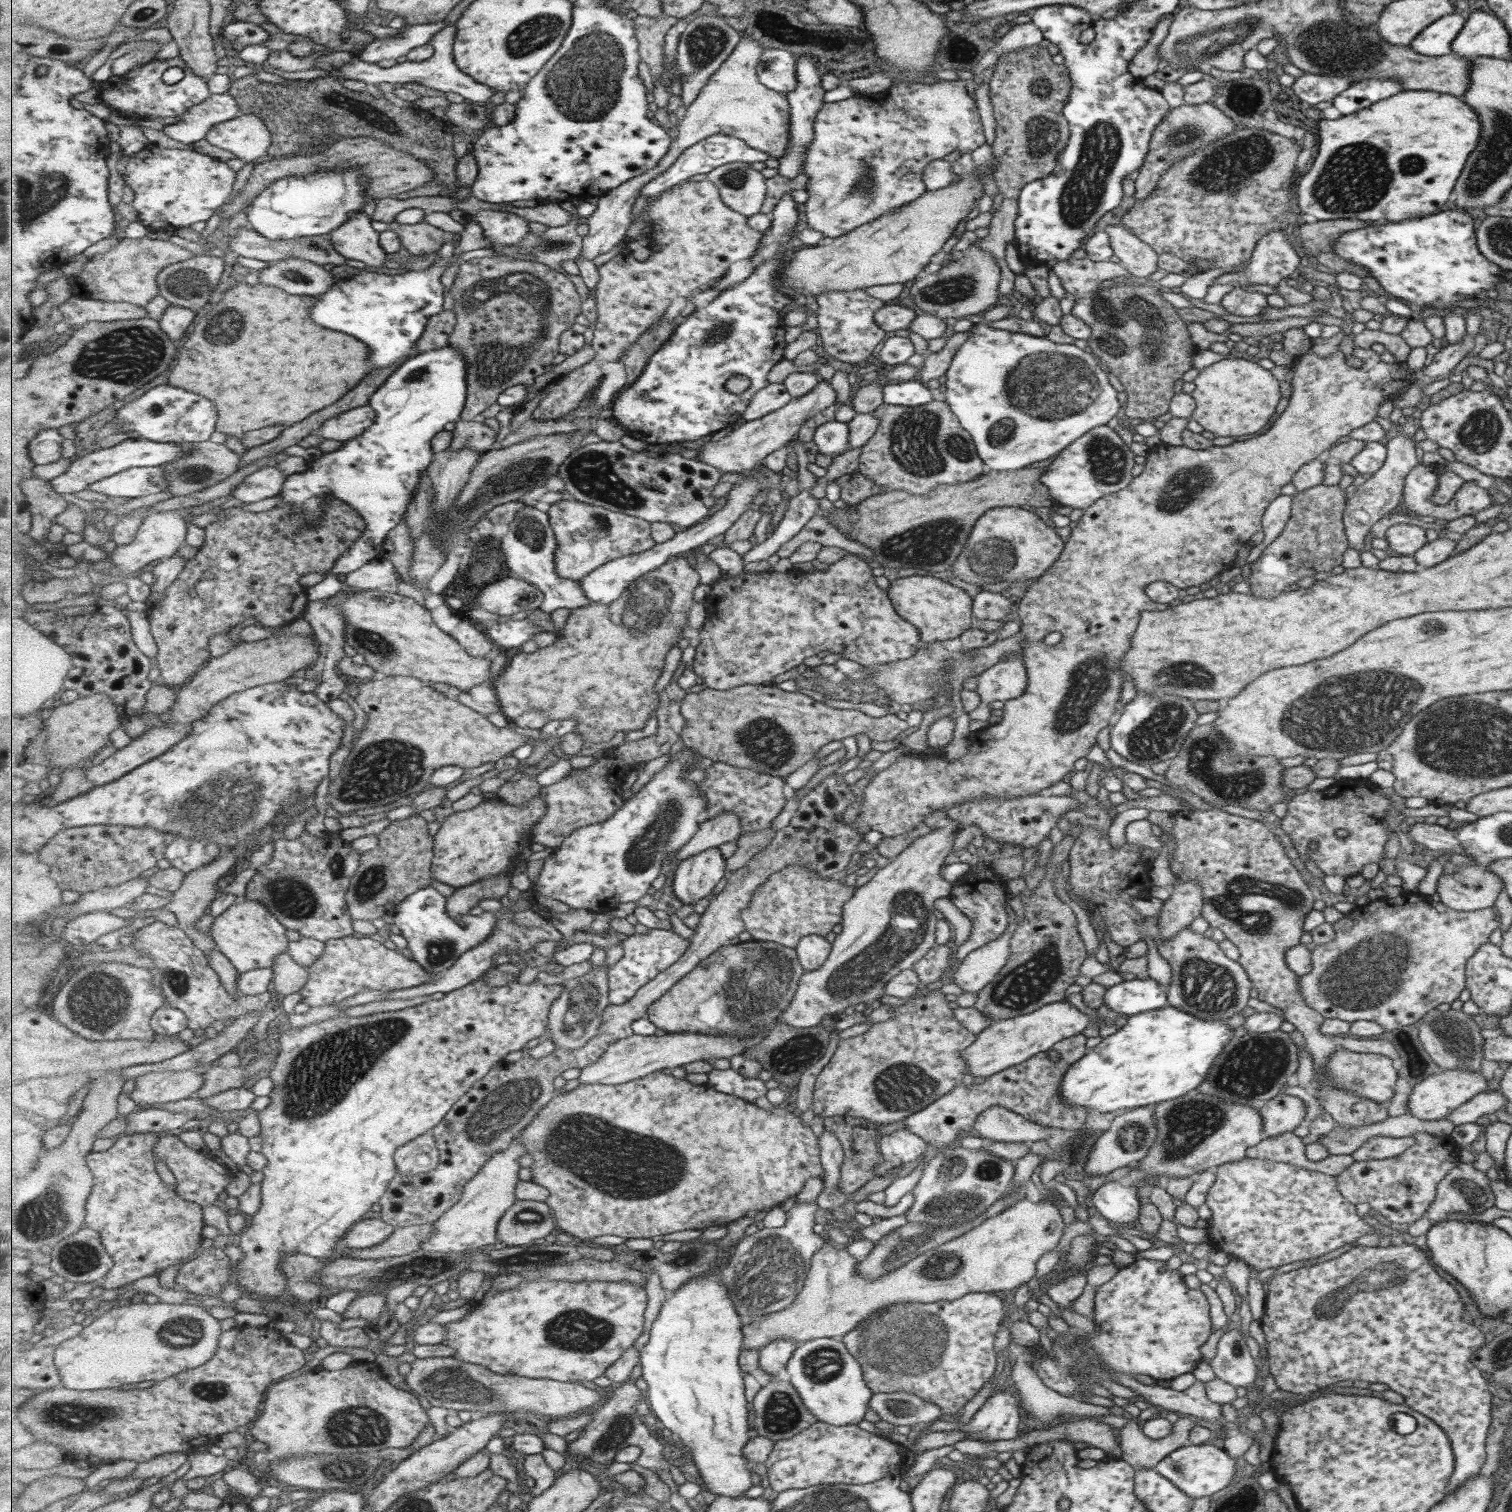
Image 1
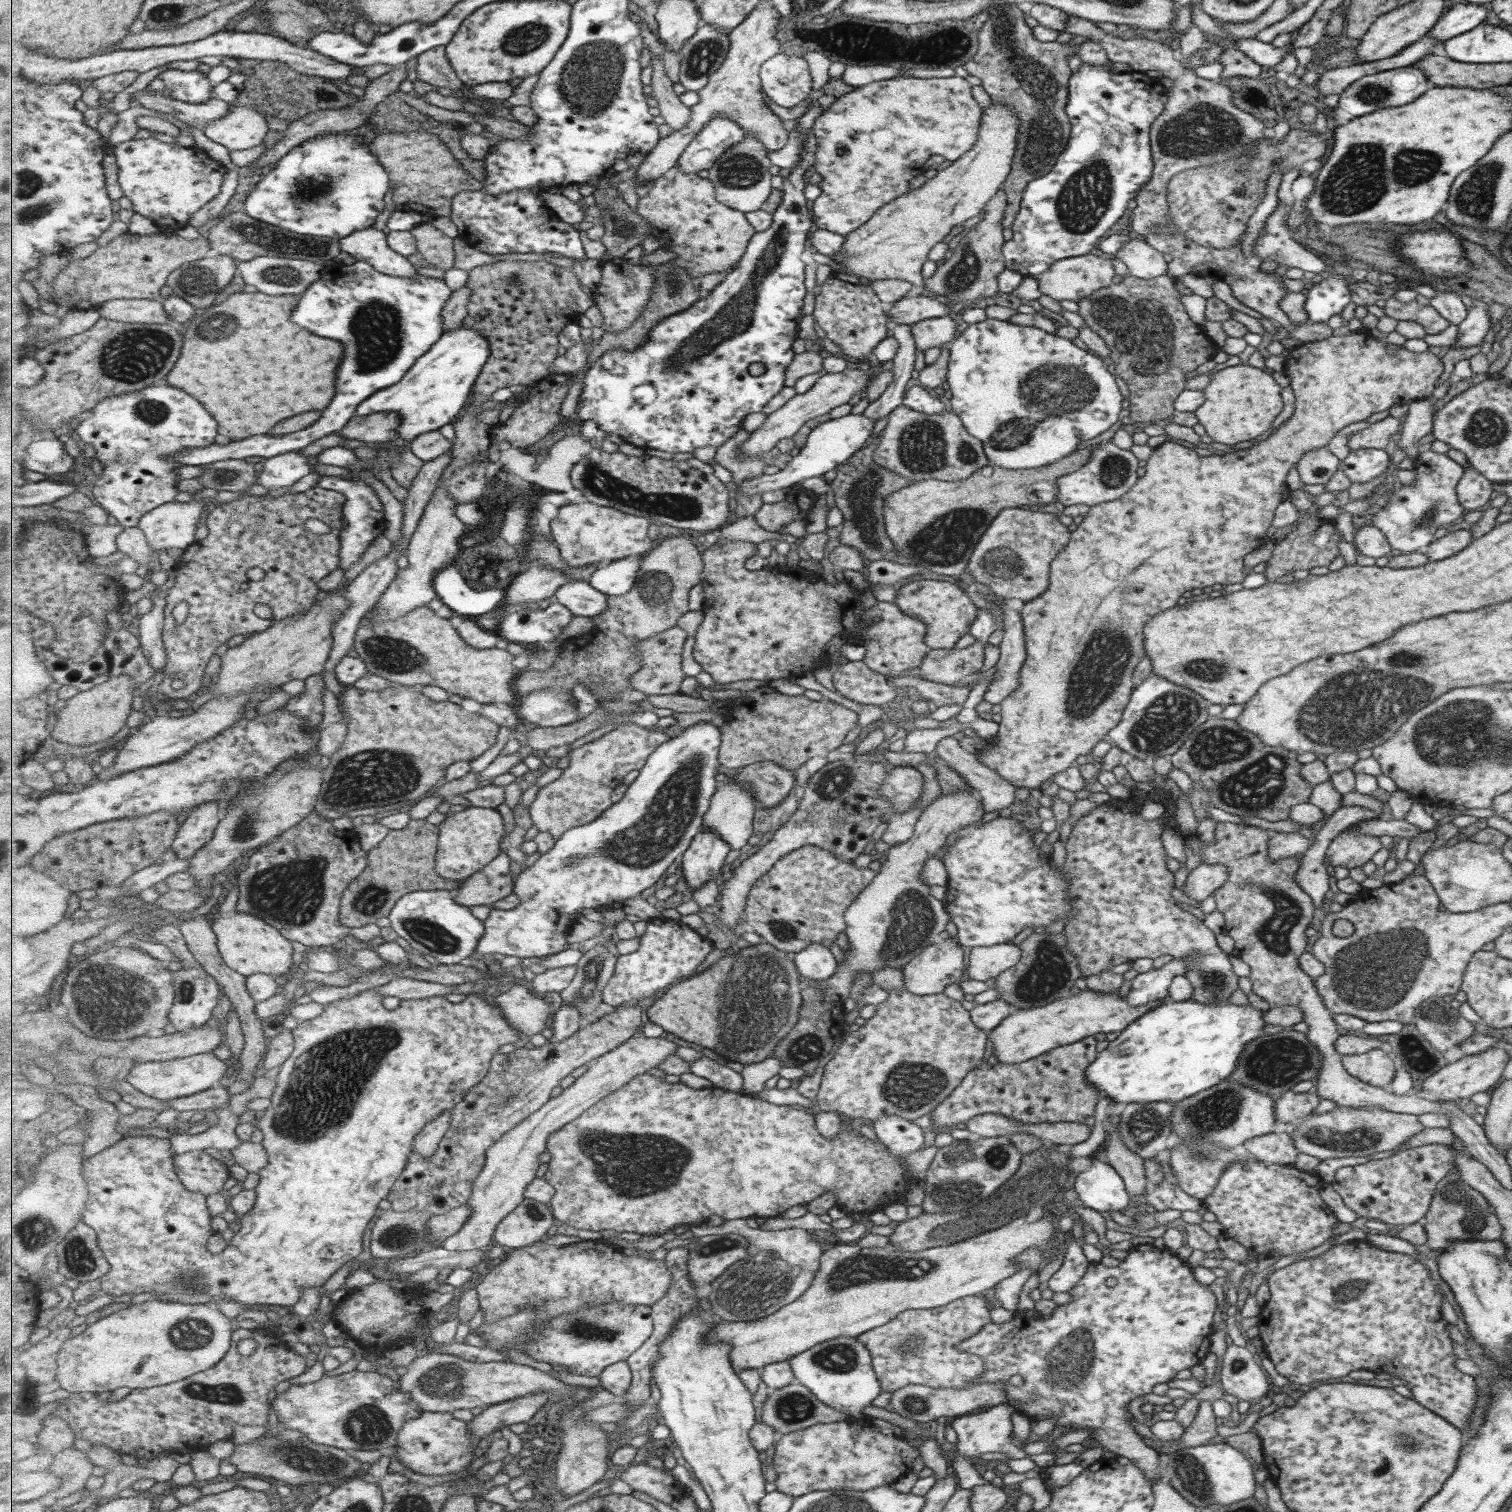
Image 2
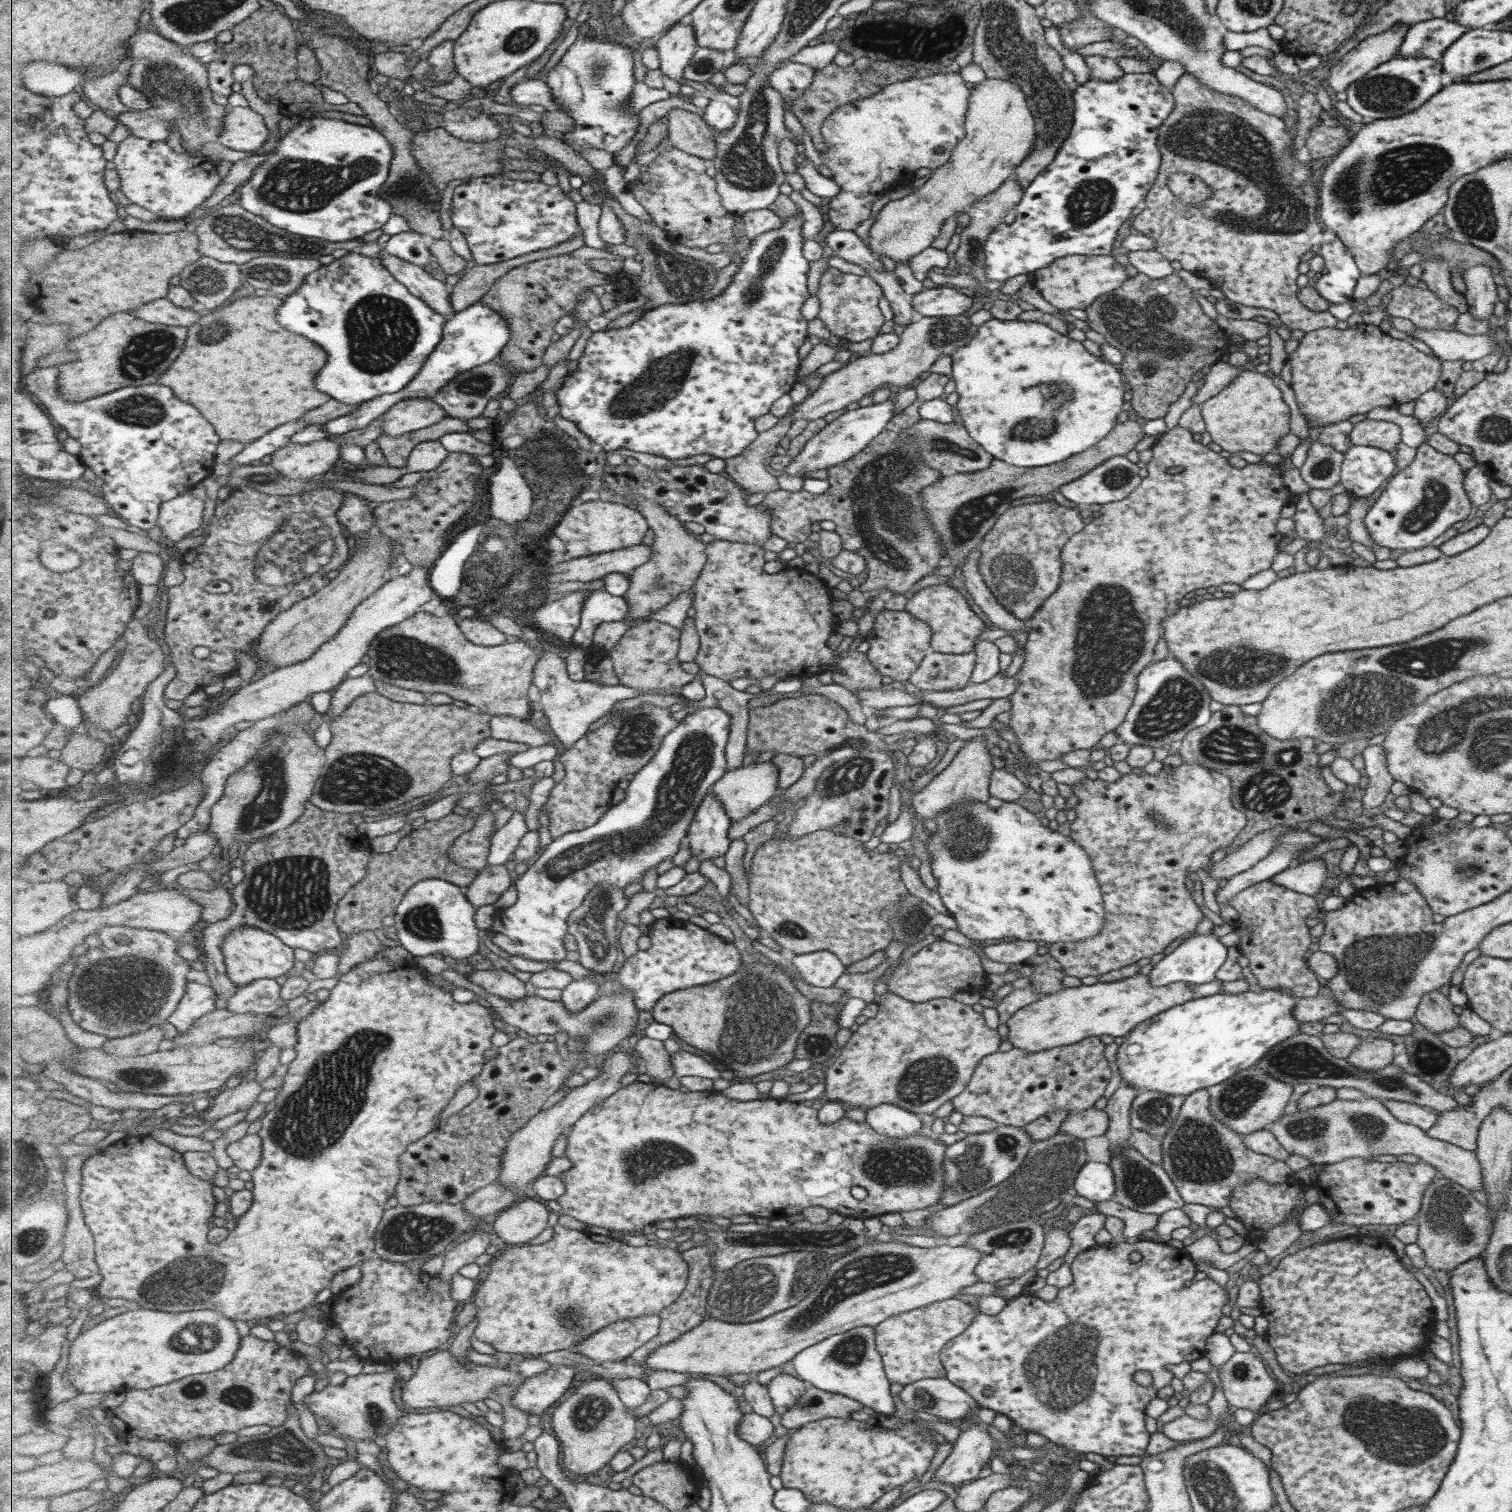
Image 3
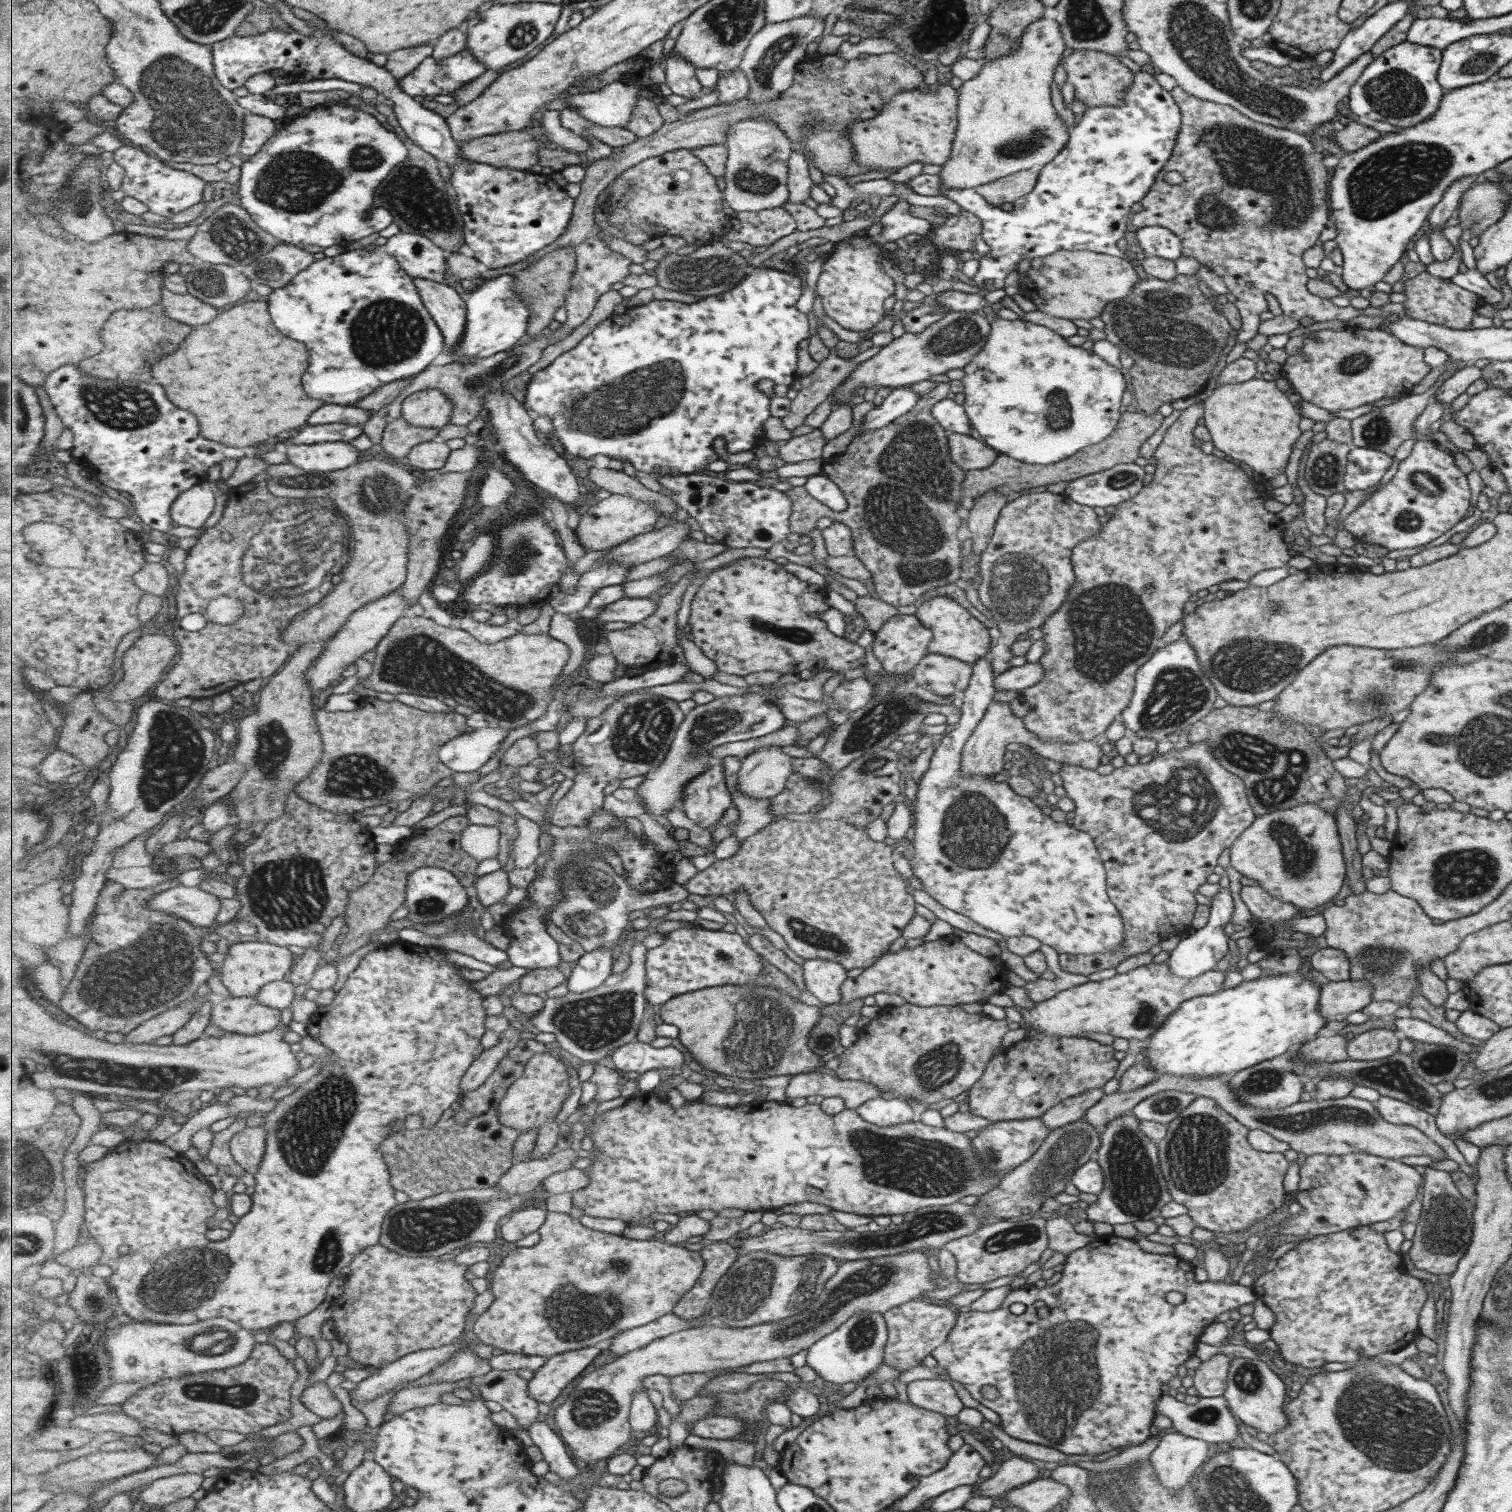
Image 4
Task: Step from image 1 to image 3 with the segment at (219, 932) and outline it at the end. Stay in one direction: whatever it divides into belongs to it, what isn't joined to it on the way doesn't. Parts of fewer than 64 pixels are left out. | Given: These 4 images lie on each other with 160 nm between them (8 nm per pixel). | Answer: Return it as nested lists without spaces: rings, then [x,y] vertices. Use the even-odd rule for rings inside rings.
[[[254,926],[236,928],[226,937],[222,946],[222,953],[227,968],[227,976],[237,987],[249,986],[255,980],[265,978],[286,978],[287,973],[295,966],[293,947],[285,944],[278,936]]]

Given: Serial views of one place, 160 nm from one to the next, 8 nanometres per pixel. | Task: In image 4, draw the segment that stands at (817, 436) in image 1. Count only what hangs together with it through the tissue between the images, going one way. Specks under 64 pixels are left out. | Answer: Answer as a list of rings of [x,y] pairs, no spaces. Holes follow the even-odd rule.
[[[910,385],[893,389],[878,405],[863,416],[863,422],[854,437],[867,431],[875,431],[887,426],[914,407],[918,395],[911,391]]]

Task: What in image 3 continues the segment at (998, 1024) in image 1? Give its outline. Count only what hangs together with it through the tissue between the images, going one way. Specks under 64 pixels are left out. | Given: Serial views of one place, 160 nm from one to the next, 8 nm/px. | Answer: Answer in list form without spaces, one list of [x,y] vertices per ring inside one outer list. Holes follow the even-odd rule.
[[[1135,974],[1118,982],[1098,982],[1091,986],[1062,988],[1047,997],[1019,1008],[1009,1016],[1007,1041],[1013,1048],[1027,1053],[1037,1053],[1046,1049],[1074,1044],[1088,1037],[1107,1035],[1123,1037],[1139,1023],[1153,1016],[1193,1000],[1191,984],[1170,983],[1166,986],[1151,987],[1149,976]]]

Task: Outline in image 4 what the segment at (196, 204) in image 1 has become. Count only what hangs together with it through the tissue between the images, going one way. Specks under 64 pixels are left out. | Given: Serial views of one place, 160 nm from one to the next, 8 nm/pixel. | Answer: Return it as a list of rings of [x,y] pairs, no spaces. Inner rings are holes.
[[[123,144],[122,148],[114,152],[114,161],[125,169],[121,188],[125,196],[144,202],[155,214],[171,218],[203,200],[203,192],[207,186],[205,180],[191,172],[171,168],[161,160],[149,156],[143,149],[139,150],[135,146]]]

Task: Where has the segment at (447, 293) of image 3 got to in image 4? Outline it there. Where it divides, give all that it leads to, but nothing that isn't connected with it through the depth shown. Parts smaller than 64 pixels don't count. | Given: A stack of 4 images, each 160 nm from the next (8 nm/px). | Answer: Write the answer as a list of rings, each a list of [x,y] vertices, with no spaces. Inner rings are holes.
[[[413,278],[423,297],[424,305],[444,332],[446,348],[449,352],[464,342],[467,334],[468,304],[465,297],[455,288],[426,278]]]

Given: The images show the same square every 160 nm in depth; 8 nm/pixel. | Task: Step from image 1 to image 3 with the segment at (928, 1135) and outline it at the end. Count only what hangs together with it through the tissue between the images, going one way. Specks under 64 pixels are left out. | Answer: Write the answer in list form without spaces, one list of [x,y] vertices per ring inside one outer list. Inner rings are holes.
[[[1088,1037],[1074,1044],[1037,1053],[1012,1048],[1007,1052],[997,1051],[989,1054],[977,1063],[965,1088],[952,1098],[953,1112],[960,1113],[962,1117],[984,1117],[997,1125],[1013,1128],[1024,1127],[1037,1118],[1055,1111],[1065,1111],[1067,1114],[1083,1113],[1101,1098],[1107,1080],[1113,1072],[1111,1063],[1103,1057],[1104,1048],[1105,1045],[1099,1038]]]

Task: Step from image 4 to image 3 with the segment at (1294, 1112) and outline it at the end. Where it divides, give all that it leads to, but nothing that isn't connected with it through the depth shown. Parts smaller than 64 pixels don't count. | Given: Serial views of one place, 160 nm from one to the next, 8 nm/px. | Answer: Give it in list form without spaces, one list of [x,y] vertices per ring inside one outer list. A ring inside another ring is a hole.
[[[1363,1097],[1354,1100],[1334,1099],[1331,1103],[1320,1105],[1293,1114],[1283,1114],[1266,1127],[1274,1134],[1277,1142],[1290,1154],[1306,1158],[1311,1164],[1339,1162],[1347,1158],[1366,1158],[1379,1154],[1413,1154],[1430,1164],[1439,1177],[1445,1177],[1462,1187],[1481,1192],[1481,1167],[1474,1151],[1468,1151],[1454,1144],[1427,1136],[1424,1130],[1412,1124],[1394,1119],[1386,1111],[1382,1099]],[[1093,1107],[1083,1113],[1069,1113],[1058,1126],[1057,1133],[1067,1134],[1072,1138],[1085,1140],[1092,1136],[1101,1136],[1108,1127],[1109,1119],[1103,1110]]]

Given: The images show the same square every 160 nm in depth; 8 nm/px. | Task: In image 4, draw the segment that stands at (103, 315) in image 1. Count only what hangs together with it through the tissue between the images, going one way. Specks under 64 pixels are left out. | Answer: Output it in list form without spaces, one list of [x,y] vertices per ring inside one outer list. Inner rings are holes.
[[[164,290],[162,293],[162,306],[164,313],[173,320],[178,320],[191,326],[201,326],[213,322],[219,313],[219,307],[215,307],[198,300],[190,293],[177,294],[172,290]]]

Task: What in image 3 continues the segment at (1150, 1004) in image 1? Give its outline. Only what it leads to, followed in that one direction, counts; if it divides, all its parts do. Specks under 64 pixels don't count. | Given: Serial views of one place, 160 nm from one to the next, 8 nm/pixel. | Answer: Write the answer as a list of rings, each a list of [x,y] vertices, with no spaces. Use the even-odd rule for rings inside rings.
[[[1212,932],[1209,935],[1193,934],[1173,951],[1158,961],[1149,972],[1149,985],[1163,987],[1170,983],[1205,984],[1213,981],[1215,972],[1226,959],[1226,947]]]

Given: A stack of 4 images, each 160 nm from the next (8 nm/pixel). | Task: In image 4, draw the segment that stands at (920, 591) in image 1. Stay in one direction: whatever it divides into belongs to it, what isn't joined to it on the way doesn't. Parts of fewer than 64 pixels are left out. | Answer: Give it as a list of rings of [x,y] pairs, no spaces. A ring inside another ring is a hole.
[[[942,595],[925,600],[916,607],[914,616],[932,634],[927,647],[929,653],[948,656],[972,665],[989,650],[988,629],[950,597]]]

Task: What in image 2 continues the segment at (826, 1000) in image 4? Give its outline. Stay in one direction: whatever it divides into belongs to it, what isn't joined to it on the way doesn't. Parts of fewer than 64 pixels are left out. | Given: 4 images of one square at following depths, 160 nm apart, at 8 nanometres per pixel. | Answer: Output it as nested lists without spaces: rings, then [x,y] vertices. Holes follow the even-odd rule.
[[[811,943],[803,951],[793,953],[797,973],[811,982],[827,980],[836,971],[836,962],[829,949],[819,943]]]

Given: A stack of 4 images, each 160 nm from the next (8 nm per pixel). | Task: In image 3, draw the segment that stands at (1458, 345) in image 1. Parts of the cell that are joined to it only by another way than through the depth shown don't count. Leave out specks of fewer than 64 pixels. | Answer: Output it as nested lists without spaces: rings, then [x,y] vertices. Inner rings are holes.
[[[1484,265],[1471,267],[1462,279],[1465,284],[1466,311],[1475,320],[1487,320],[1492,314],[1493,304],[1498,300],[1490,268]]]

